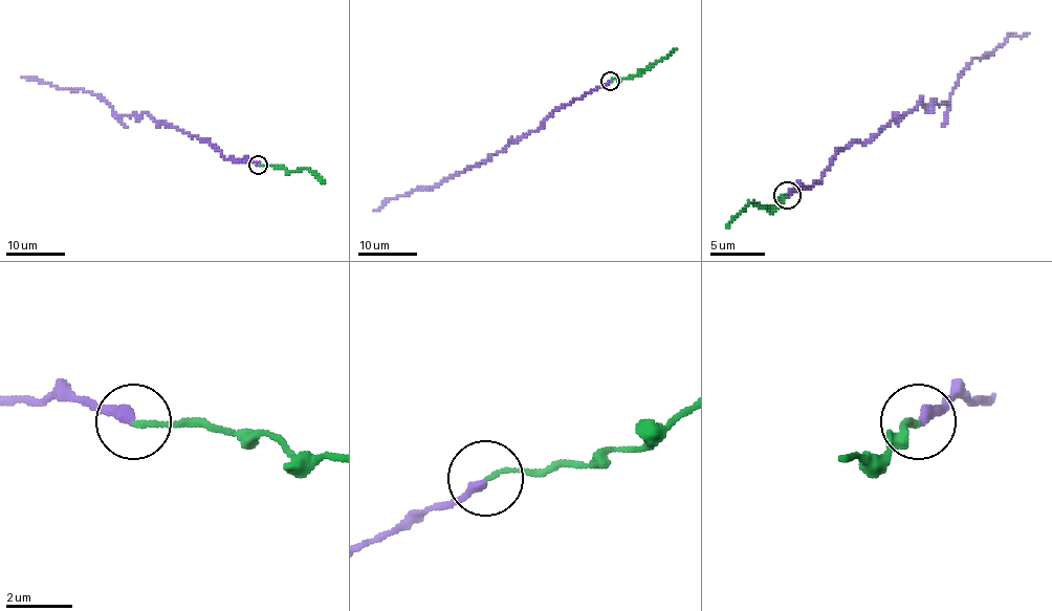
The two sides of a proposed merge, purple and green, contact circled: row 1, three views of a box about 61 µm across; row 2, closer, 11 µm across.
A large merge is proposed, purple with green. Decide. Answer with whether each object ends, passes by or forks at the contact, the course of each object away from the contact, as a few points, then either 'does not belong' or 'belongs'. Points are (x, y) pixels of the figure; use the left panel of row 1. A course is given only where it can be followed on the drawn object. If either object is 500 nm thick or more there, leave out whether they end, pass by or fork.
purple ends; green ends; course purple (259, 165), (225, 158), (205, 140), (158, 125), (146, 113), (121, 116), (90, 91), (59, 89), (22, 78); course green (259, 165), (288, 170), (308, 169), (325, 182); belongs

